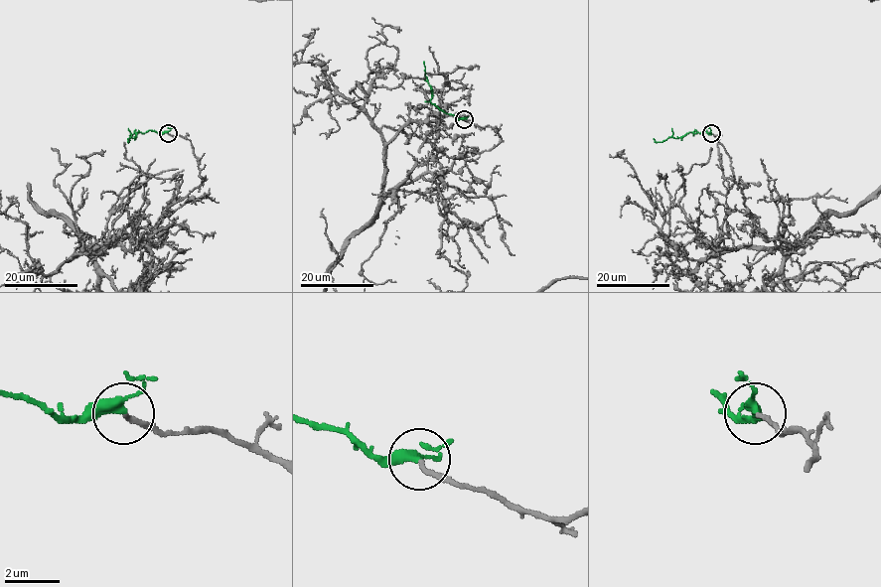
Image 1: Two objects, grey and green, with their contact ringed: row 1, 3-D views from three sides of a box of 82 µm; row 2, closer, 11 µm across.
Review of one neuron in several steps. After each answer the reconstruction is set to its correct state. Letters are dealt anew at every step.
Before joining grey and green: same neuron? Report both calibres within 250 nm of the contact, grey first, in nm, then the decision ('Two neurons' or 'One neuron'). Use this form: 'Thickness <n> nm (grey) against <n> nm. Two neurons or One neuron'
Thickness 160 nm (grey) against 300 nm. One neuron

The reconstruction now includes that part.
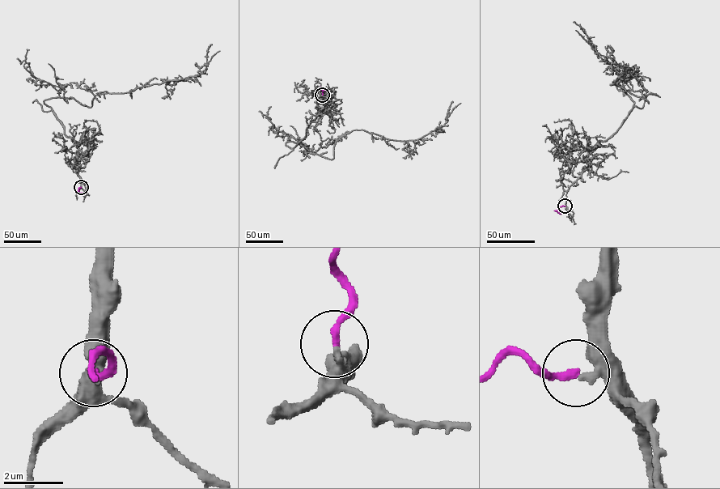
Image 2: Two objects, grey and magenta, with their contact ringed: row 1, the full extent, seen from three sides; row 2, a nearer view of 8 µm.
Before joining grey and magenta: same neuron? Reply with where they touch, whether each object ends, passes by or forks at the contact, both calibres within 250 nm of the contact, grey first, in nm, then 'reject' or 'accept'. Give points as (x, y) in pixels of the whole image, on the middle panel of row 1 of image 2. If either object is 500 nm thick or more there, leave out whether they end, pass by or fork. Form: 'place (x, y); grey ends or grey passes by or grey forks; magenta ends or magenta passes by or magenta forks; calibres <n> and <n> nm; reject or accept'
place (322, 95); grey ends; magenta ends; calibres 320 and 240 nm; accept

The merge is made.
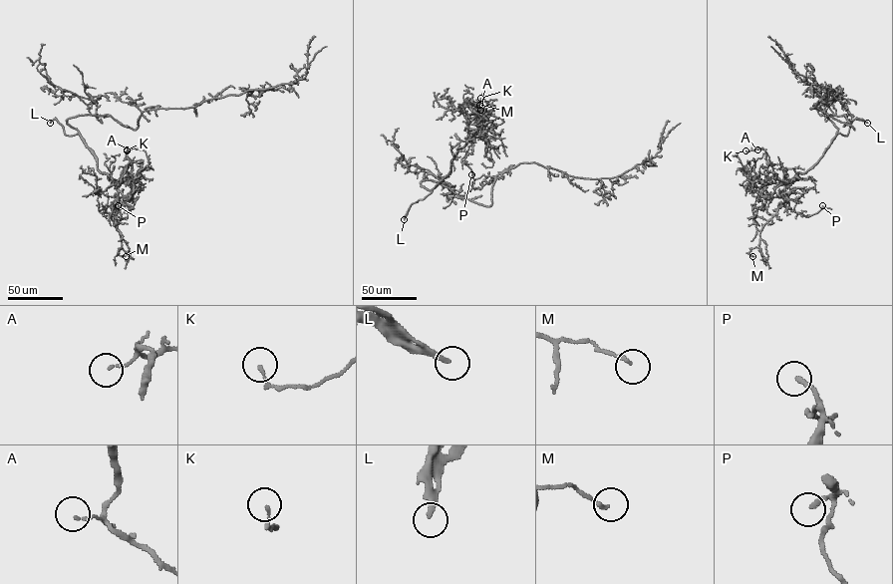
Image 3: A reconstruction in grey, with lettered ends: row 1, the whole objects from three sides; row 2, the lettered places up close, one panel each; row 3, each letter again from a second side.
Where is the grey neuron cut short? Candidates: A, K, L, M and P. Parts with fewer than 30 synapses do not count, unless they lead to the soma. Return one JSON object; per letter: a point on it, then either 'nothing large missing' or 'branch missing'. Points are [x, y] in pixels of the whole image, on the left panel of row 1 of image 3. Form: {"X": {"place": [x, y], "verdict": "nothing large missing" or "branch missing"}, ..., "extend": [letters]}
{"A": {"place": [127, 149], "verdict": "nothing large missing"}, "K": {"place": [127, 150], "verdict": "nothing large missing"}, "L": {"place": [50, 123], "verdict": "branch missing"}, "M": {"place": [126, 256], "verdict": "nothing large missing"}, "P": {"place": [118, 205], "verdict": "branch missing"}, "extend": ["L", "P"]}

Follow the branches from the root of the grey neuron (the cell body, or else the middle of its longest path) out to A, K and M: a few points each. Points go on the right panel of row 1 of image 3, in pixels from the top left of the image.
A: (852, 128), (845, 115), (829, 115), (837, 128), (829, 146), (786, 184), (766, 161), (765, 150), (757, 149)
K: (852, 128), (845, 115), (829, 115), (837, 128), (829, 146), (786, 184), (766, 161), (764, 149), (745, 150)
M: (852, 128), (845, 115), (828, 117), (836, 136), (786, 185), (787, 200), (763, 226), (752, 256)

